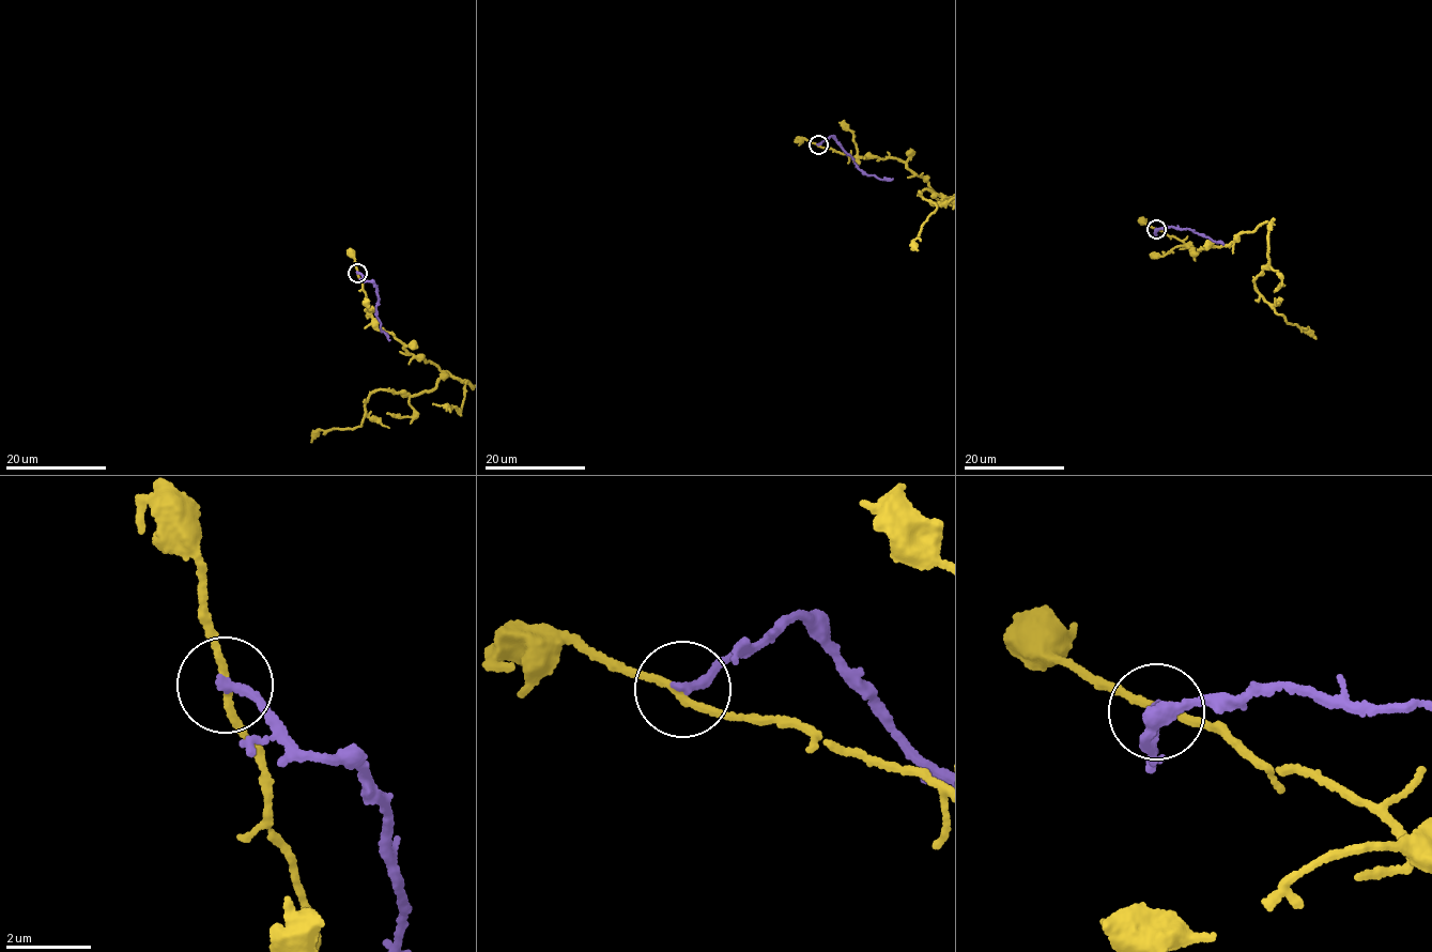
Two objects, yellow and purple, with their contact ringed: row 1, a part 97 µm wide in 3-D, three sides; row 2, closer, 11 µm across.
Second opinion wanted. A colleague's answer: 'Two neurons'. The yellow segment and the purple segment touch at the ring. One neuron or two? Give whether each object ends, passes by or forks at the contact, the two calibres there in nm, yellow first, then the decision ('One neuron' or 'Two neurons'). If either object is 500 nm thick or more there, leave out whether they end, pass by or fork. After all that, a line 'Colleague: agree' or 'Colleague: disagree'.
At the ring yellow passes by. At the ring purple ends. Thickness 160 nm (yellow) against 220 nm. Two neurons
Colleague: agree

